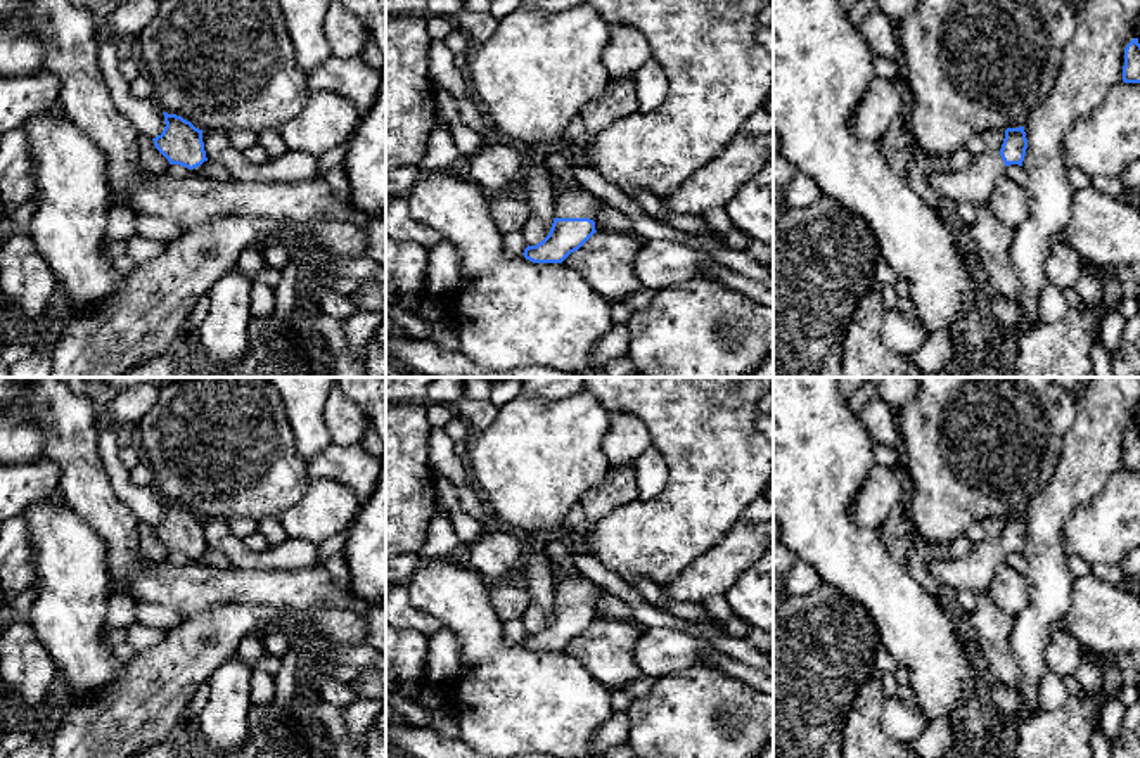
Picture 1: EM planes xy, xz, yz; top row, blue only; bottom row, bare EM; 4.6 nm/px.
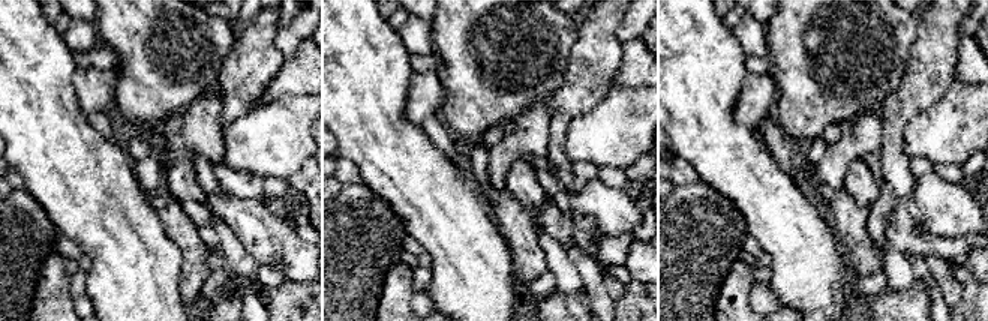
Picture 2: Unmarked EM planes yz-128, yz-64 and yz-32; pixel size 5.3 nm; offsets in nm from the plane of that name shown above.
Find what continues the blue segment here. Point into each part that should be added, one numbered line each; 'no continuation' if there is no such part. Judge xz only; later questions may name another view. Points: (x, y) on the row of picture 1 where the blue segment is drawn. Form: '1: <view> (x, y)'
1: xz (571, 203)

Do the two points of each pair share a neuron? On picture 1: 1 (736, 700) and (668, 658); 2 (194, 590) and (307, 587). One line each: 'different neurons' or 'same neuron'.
1: different neurons
2: same neuron

